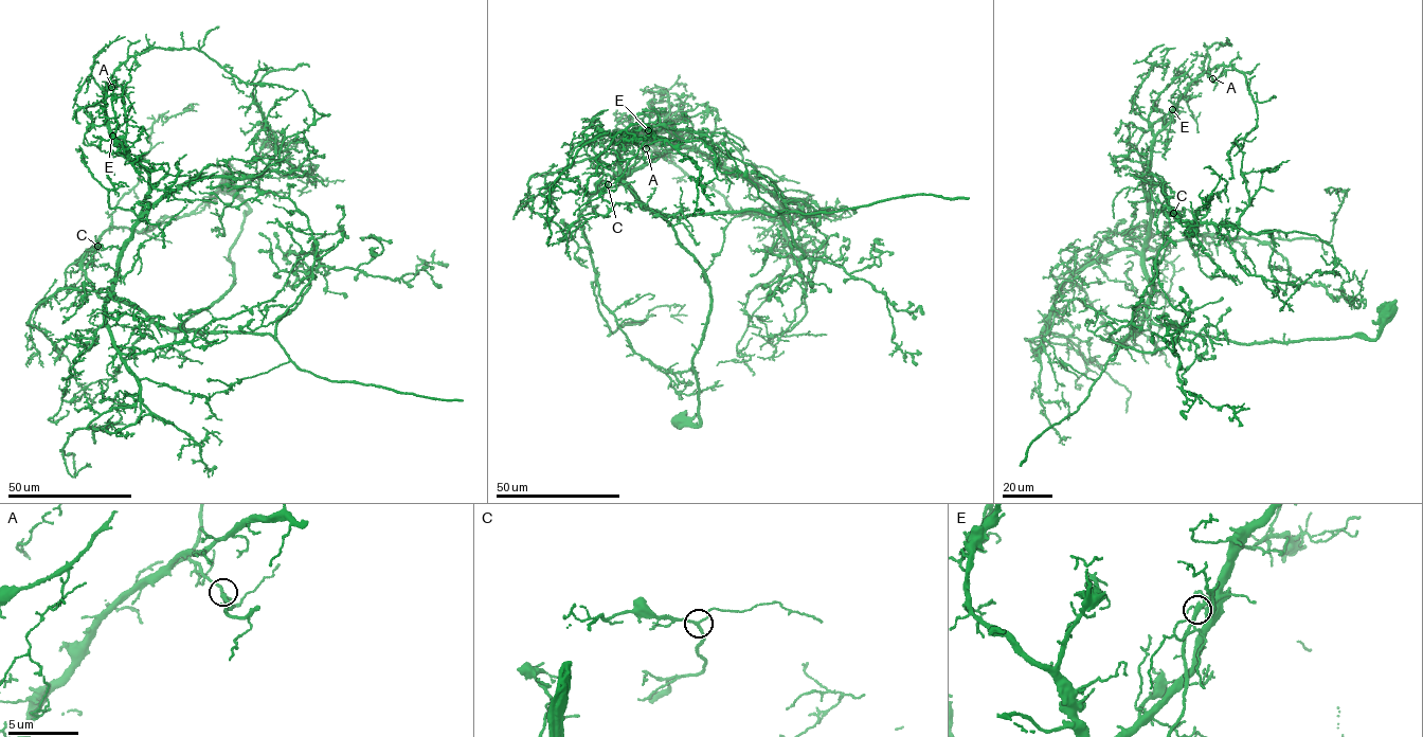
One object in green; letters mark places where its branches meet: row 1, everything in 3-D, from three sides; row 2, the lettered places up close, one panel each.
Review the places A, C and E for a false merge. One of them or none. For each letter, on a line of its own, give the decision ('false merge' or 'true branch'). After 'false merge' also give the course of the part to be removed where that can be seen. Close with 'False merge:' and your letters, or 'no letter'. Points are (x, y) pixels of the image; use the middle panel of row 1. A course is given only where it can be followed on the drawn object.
A: true branch
C: true branch
E: false merge; course (648, 131), (677, 146), (674, 149)
False merge: E

